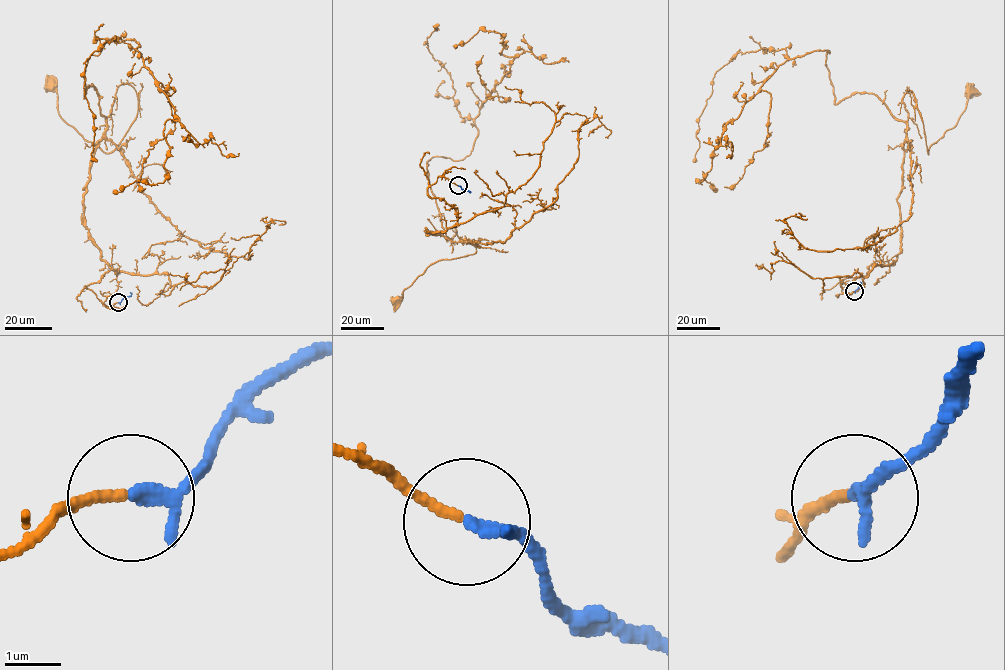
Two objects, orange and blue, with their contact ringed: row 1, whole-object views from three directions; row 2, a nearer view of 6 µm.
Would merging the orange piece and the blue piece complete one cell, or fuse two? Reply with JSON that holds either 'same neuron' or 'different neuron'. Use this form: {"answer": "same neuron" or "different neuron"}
{"answer": "same neuron"}

